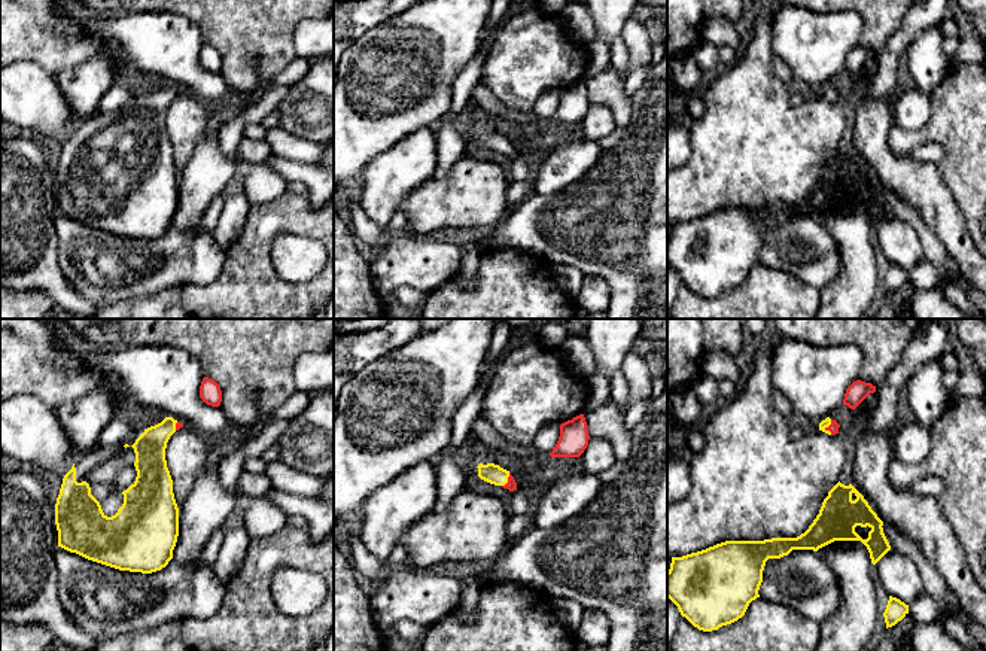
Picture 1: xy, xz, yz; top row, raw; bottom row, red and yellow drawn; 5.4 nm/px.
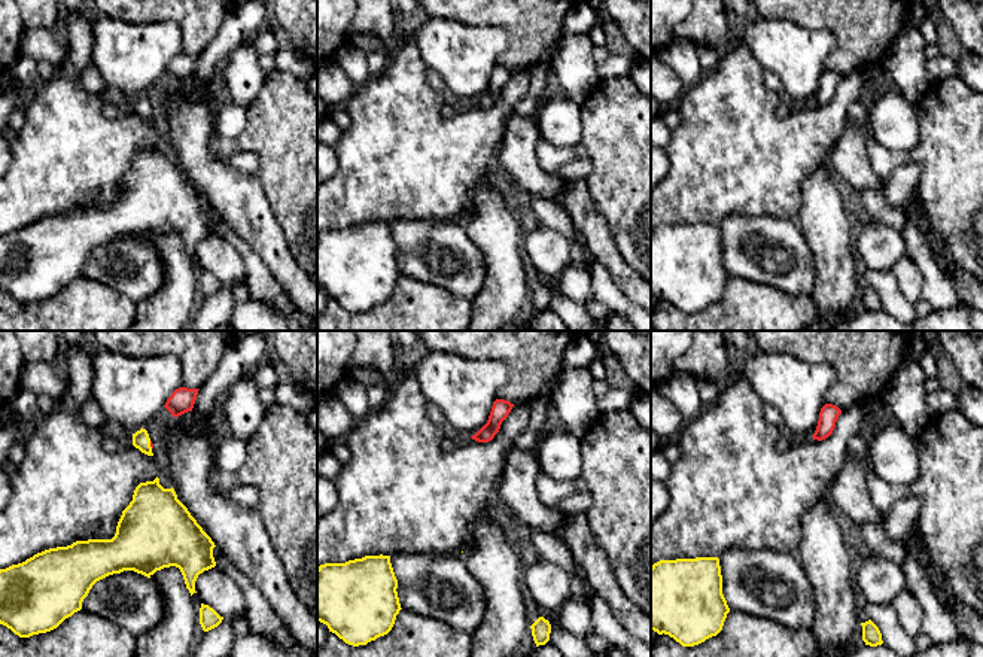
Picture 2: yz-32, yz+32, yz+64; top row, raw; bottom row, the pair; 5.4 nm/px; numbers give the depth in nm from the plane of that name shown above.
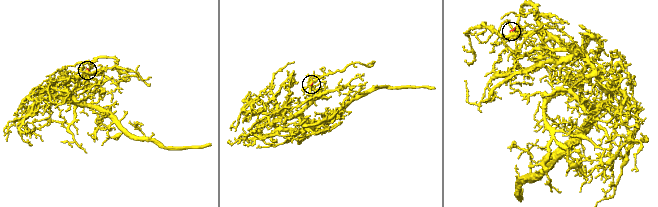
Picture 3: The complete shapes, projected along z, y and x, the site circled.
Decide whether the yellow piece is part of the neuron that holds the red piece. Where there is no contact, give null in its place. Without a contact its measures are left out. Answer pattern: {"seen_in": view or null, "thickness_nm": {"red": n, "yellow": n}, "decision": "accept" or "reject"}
{"seen_in": "xz", "thickness_nm": {"red": 60, "yellow": 110}, "decision": "accept"}

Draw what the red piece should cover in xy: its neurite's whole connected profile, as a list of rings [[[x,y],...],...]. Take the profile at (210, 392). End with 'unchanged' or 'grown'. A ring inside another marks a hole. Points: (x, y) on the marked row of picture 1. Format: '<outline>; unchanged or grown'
[[[204,377],[200,386],[200,398],[207,405],[219,407],[222,402],[222,390],[214,380]]]; unchanged

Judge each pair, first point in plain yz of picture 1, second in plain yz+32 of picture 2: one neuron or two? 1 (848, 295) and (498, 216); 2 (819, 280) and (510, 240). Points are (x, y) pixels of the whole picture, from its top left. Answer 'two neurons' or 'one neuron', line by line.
1: one neuron
2: two neurons

